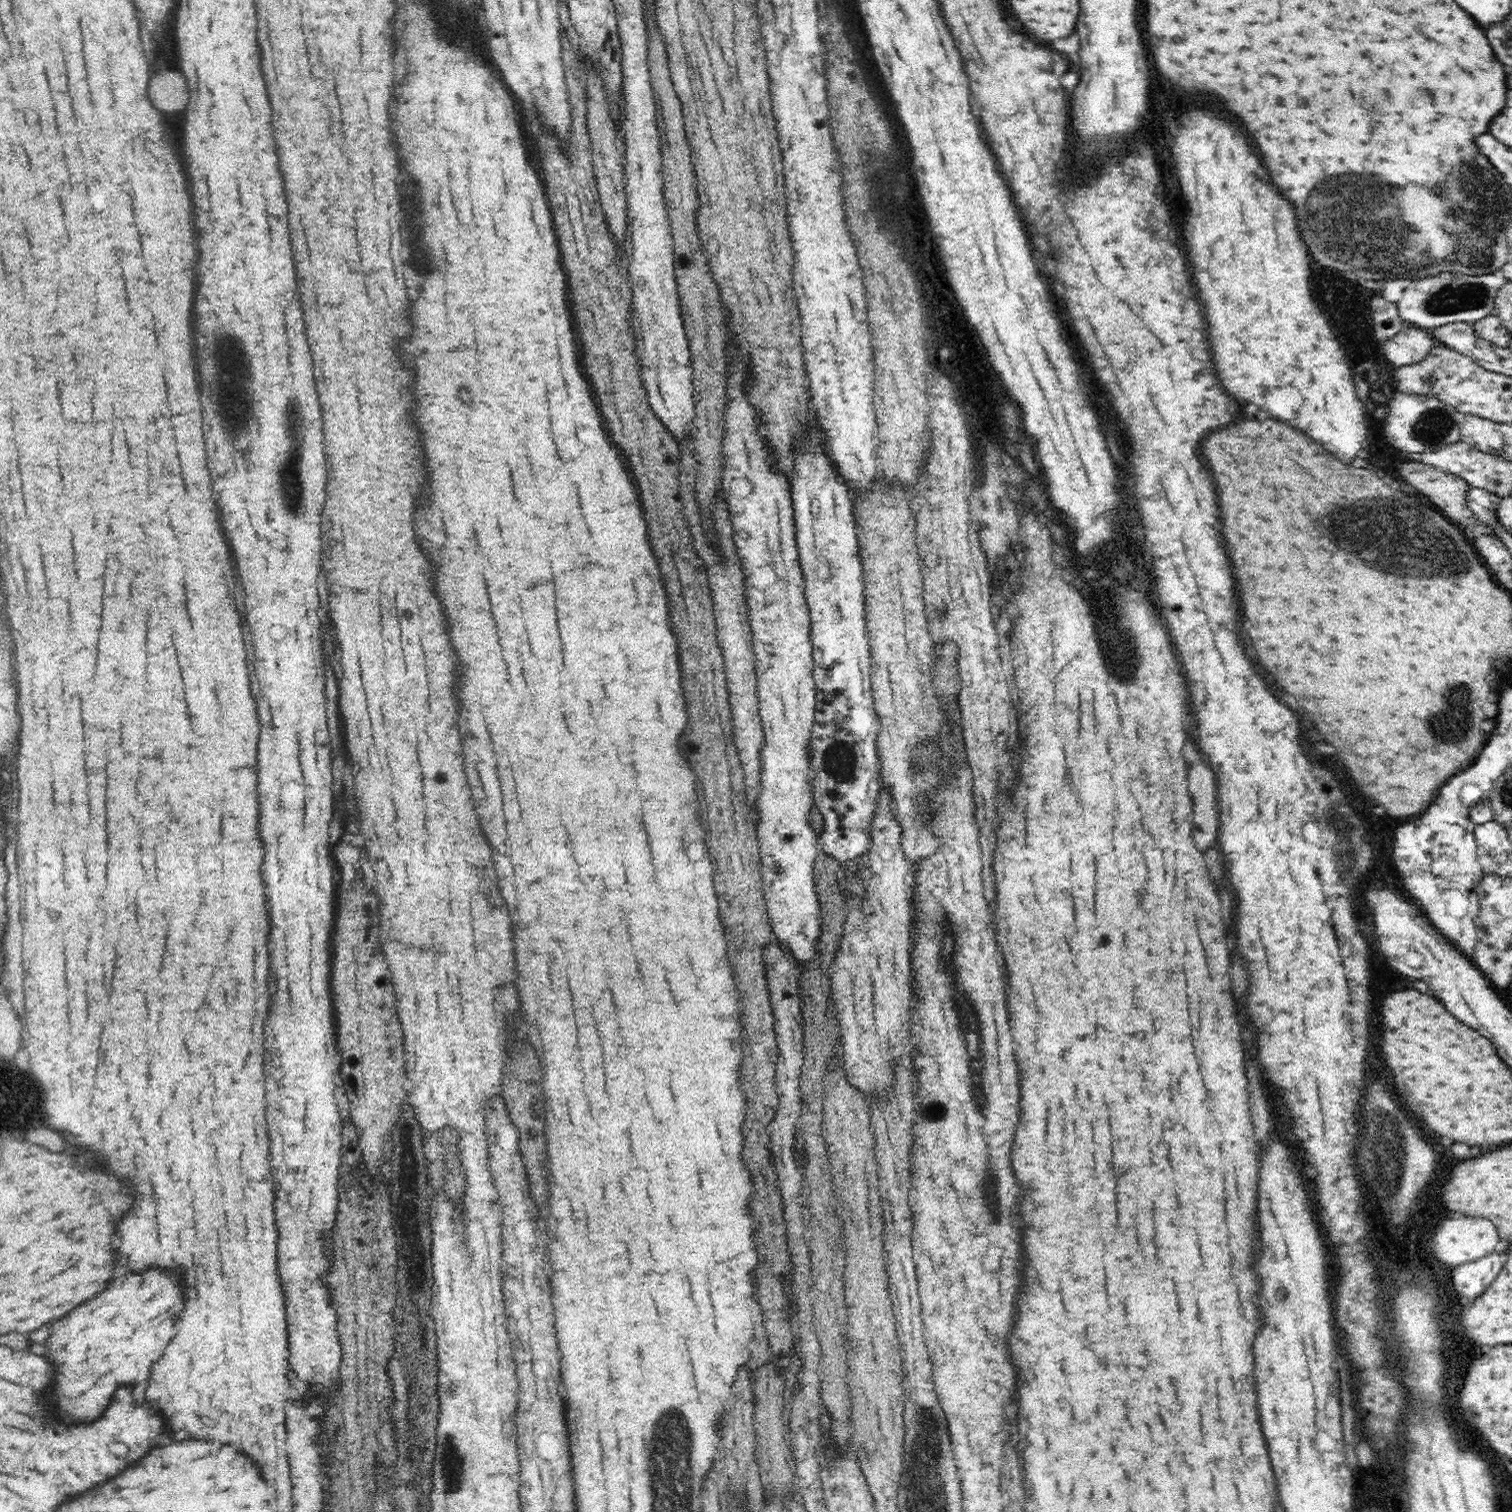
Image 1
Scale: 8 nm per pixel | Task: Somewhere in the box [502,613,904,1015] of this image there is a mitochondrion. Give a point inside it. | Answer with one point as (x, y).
(839, 759)

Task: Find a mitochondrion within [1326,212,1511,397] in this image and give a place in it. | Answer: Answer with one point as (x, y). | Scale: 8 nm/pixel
(1452, 298)

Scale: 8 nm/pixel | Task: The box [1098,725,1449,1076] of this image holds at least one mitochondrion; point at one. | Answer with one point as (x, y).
(1346, 858)

